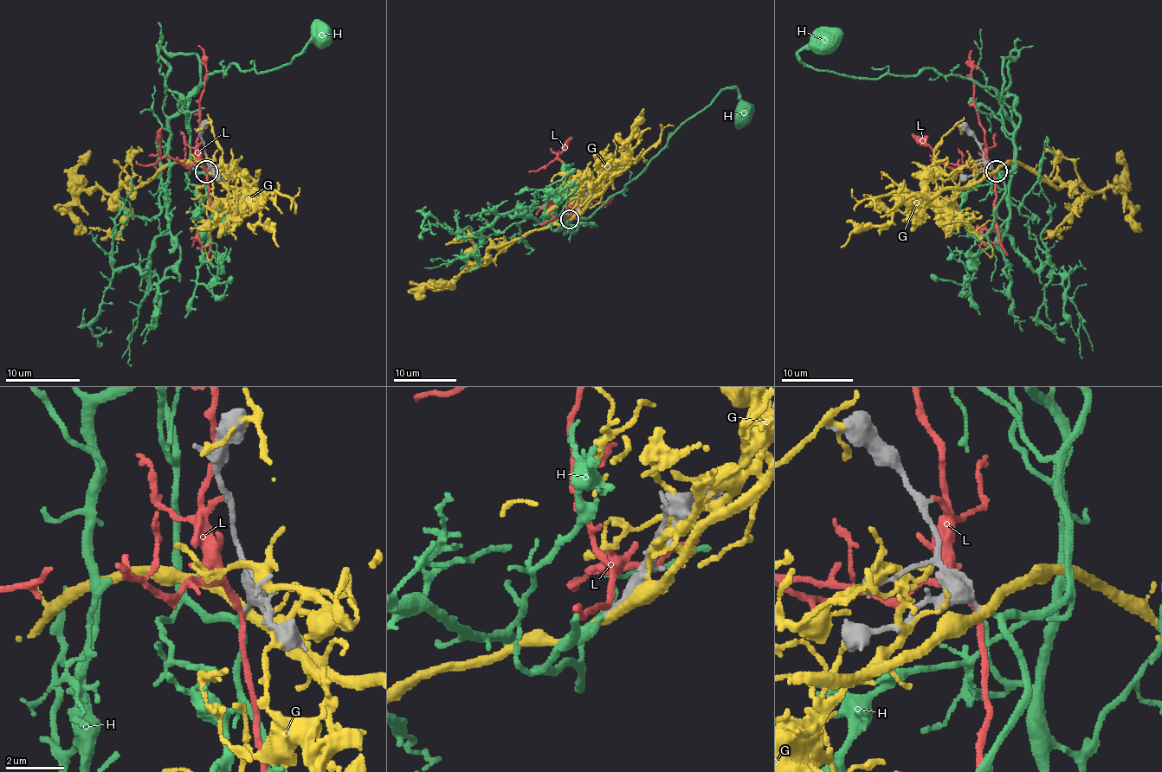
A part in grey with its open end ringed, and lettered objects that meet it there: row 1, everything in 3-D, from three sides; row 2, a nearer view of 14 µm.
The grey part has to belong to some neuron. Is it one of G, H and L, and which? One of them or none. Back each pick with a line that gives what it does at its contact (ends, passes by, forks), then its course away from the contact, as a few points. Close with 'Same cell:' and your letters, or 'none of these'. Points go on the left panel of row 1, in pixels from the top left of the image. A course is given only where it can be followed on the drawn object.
H: It passes by. Its course: (206, 172), (188, 120), (199, 58), (158, 46), (189, 97), (319, 34)
Same cell: H

